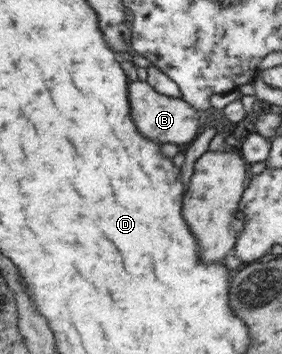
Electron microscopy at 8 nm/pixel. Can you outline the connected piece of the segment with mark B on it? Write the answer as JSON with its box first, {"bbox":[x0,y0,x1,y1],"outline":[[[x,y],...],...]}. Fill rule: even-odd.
{"bbox":[128,80,198,144],"outline":[[[135,80],[128,85],[128,93],[132,93],[132,122],[136,121],[135,129],[150,141],[158,144],[190,143],[196,137],[198,129],[198,113],[196,109],[184,102],[182,98],[168,97],[161,94],[153,86],[144,81]]]}

